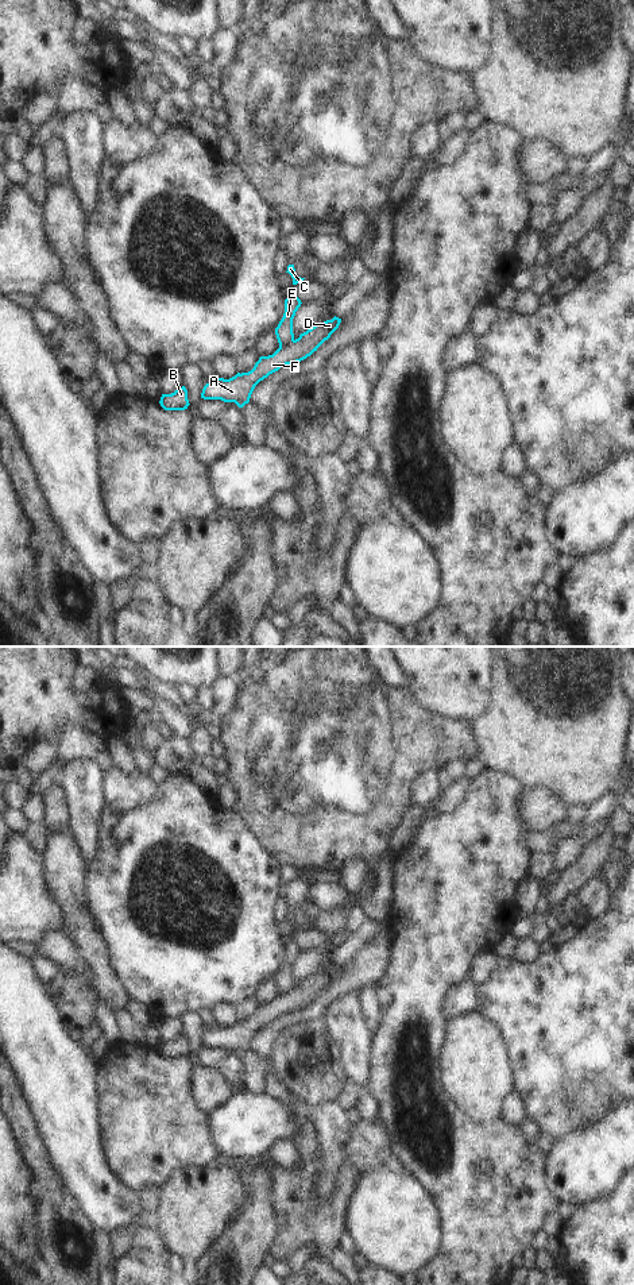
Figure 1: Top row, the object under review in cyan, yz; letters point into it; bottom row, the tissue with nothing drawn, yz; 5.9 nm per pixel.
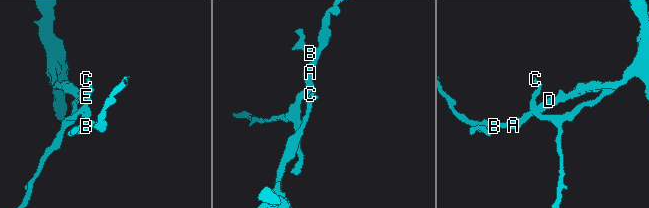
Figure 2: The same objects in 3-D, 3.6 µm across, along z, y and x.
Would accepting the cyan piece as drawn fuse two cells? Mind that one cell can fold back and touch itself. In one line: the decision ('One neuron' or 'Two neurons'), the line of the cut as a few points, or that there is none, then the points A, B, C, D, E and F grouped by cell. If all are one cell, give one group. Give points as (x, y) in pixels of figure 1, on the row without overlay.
Two neurons. Split along yz (293, 987), (279, 995). Groups: A B D F / C E

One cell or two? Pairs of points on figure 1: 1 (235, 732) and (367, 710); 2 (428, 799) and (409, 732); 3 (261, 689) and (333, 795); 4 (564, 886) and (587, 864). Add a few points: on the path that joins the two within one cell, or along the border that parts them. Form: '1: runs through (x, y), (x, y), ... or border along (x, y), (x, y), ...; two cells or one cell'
1: runs through (267, 732), (335, 732); one cell
2: border along (437, 771), (426, 771), (414, 782), (410, 802); two cells
3: runs through (287, 716), (316, 744), (323, 756), (323, 768); one cell
4: runs through (569, 882), (582, 869); one cell

